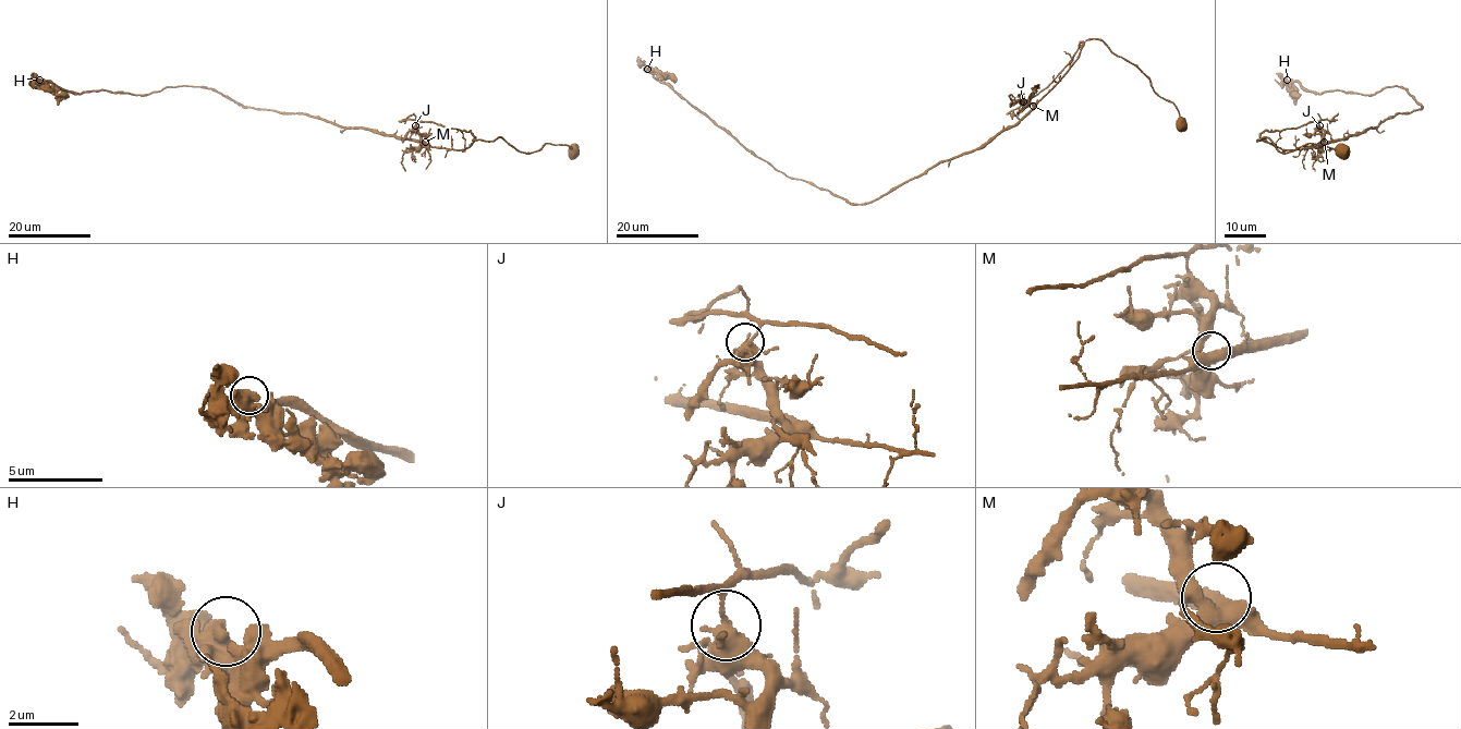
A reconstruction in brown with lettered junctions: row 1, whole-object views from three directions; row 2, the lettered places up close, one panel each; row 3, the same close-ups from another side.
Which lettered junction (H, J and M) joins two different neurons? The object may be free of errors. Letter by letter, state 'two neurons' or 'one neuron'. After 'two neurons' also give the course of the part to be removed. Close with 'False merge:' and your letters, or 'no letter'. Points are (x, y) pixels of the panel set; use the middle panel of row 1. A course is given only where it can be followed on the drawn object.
H: one neuron
J: two neurons; foreign part runs (1022, 100), (1041, 92), (1084, 41)
M: one neuron
False merge: J

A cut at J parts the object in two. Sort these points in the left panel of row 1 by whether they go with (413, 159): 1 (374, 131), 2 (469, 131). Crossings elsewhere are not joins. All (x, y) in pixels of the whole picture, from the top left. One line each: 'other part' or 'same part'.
1: same part
2: other part

